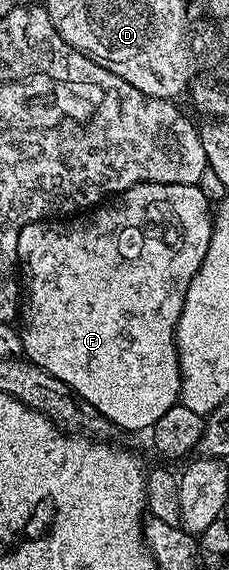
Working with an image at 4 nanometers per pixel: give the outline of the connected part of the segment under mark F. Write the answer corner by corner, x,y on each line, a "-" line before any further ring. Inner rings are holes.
142,182
128,190
122,190
110,200
94,207
90,212
68,217
66,220
44,220
25,224
17,240
19,253
18,269
21,271
21,286
25,291
25,314
27,323
21,326
23,354
26,361
37,364
46,374
61,380
78,398
83,398
101,416
110,420
112,426
123,430
150,431
173,408
181,398
181,379
179,378
179,357
175,347
175,329
185,304
185,292
209,252
209,240
213,225
213,202
207,199
202,185
196,184
157,184

